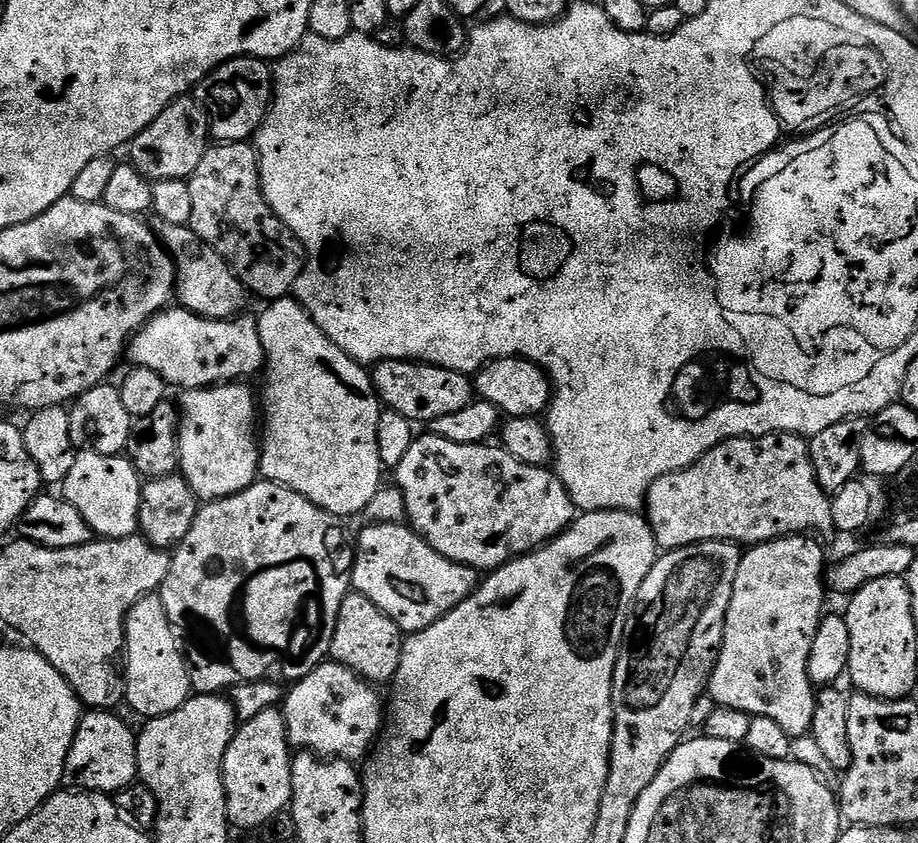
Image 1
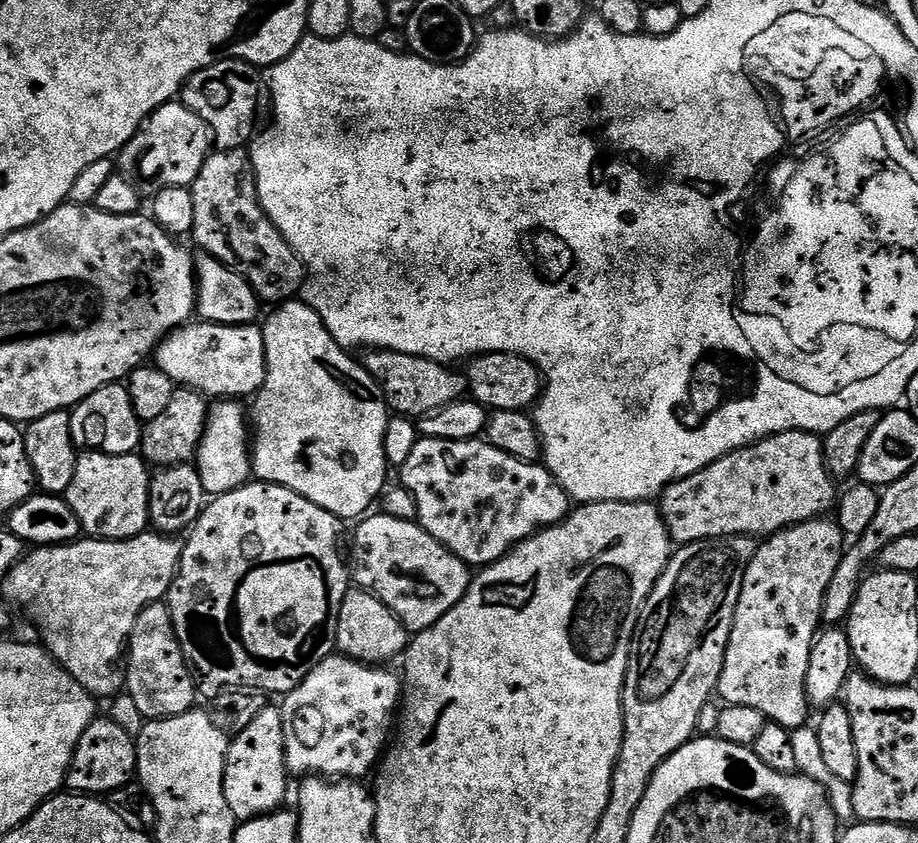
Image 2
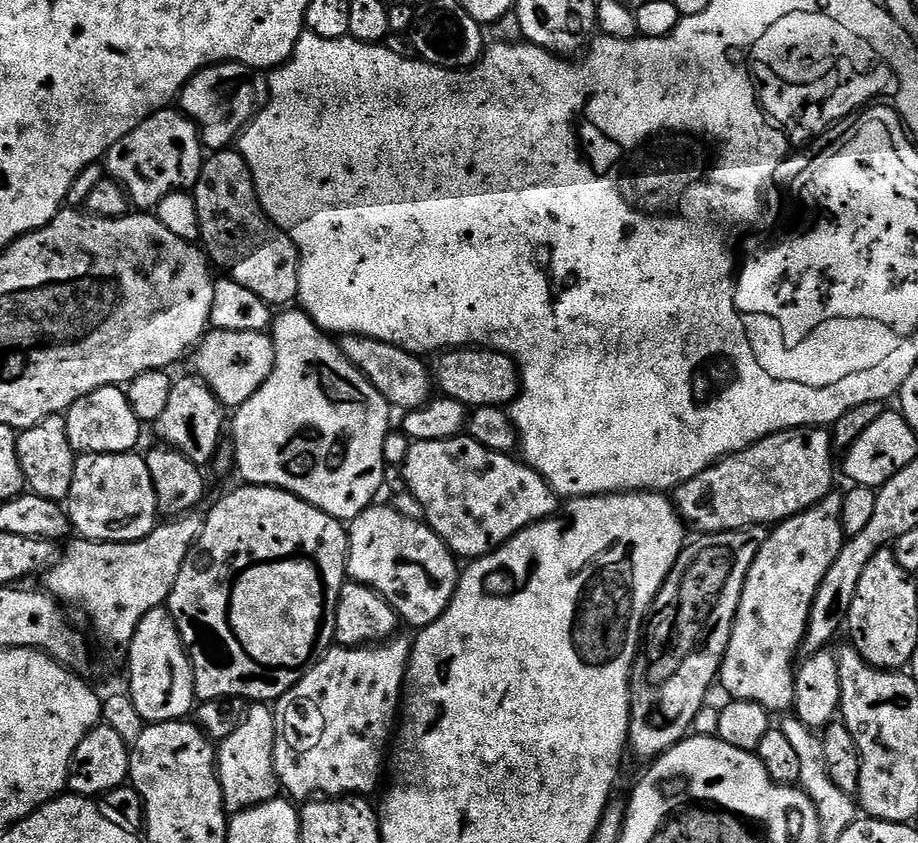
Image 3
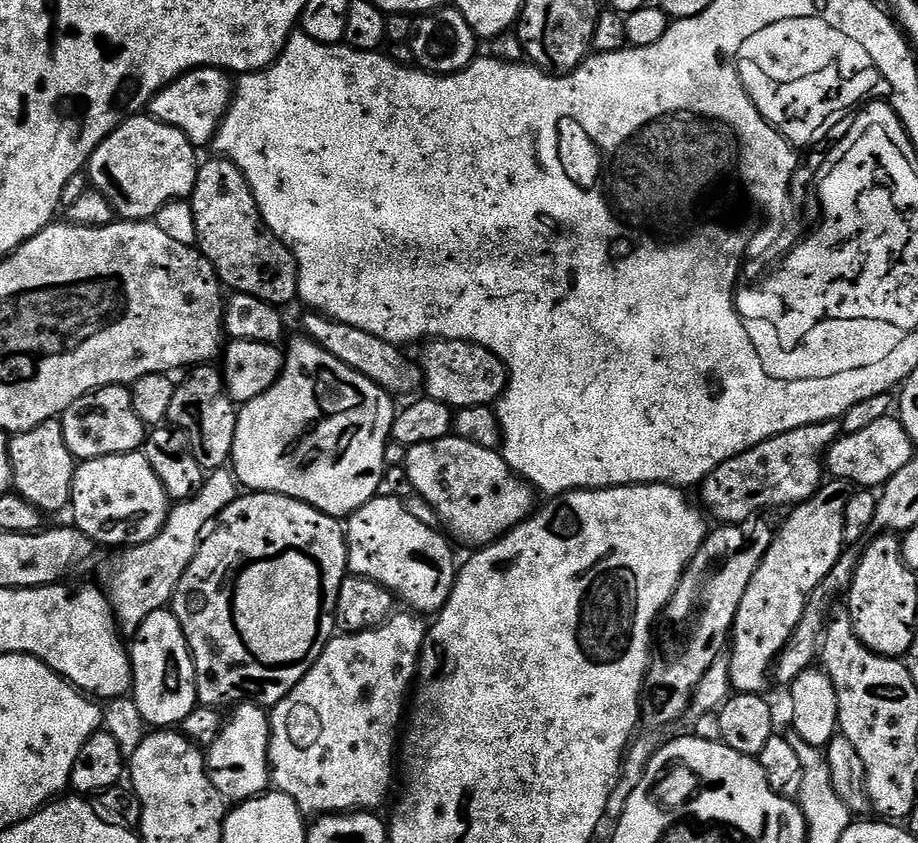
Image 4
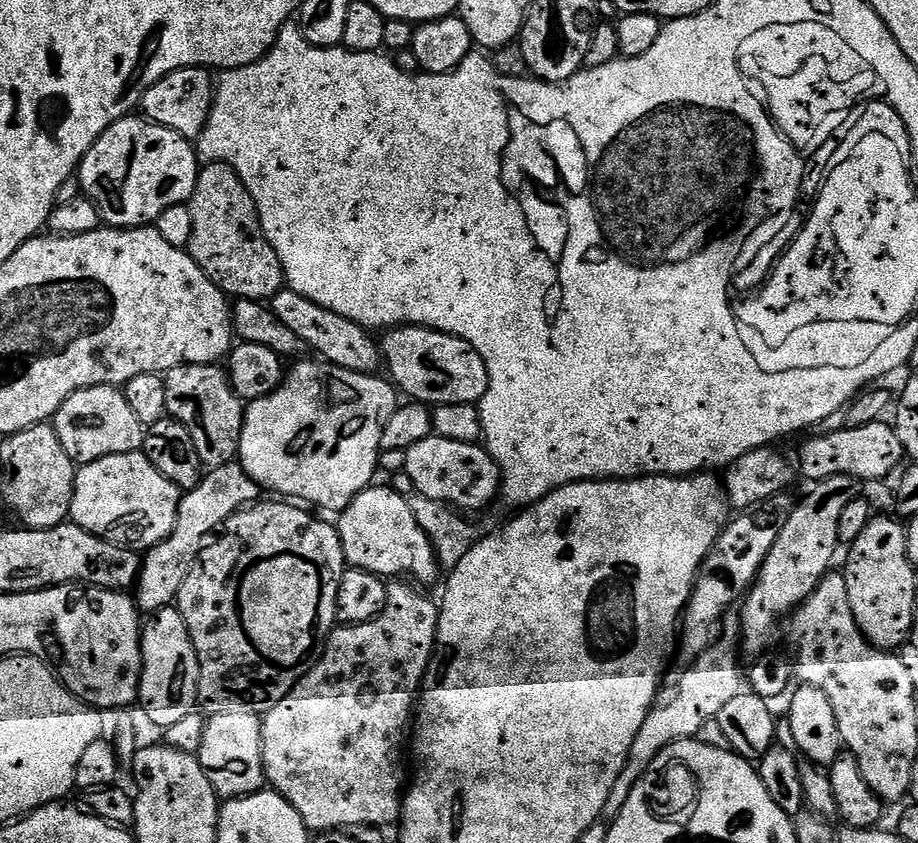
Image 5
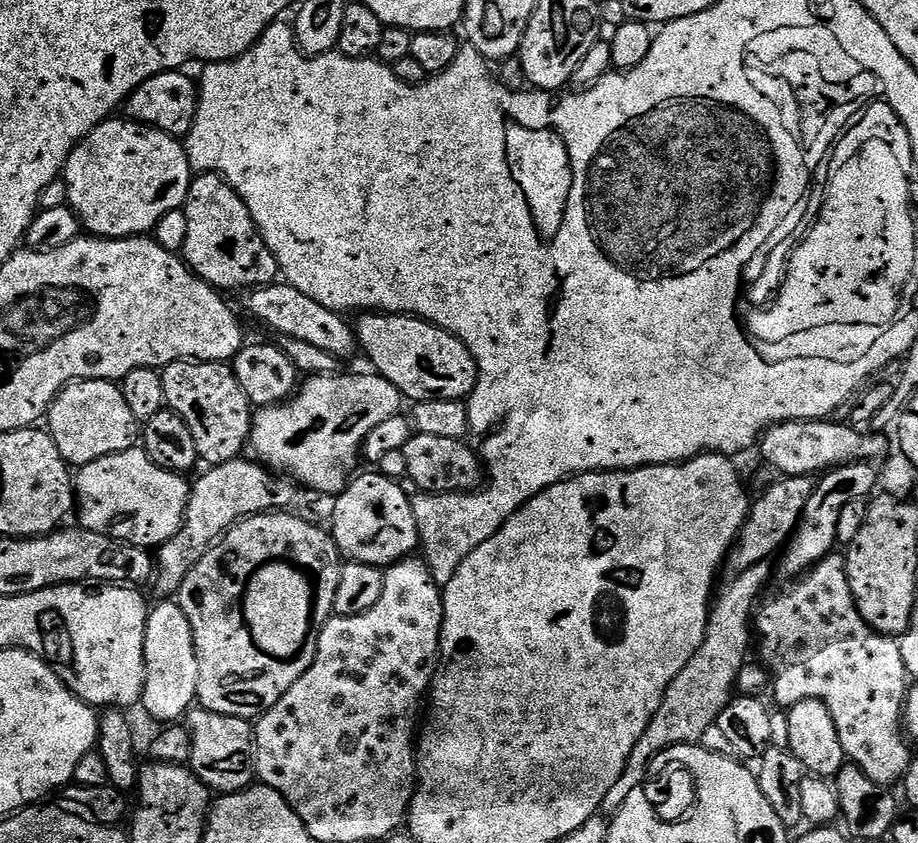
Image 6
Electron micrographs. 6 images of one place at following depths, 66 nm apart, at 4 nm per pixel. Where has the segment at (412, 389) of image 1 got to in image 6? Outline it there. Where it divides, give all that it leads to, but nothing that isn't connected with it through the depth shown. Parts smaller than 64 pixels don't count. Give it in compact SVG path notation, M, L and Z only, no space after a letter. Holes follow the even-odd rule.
M286 282L268 284L247 293L248 308L268 328L273 328L280 336L298 338L301 342L310 342L310 346L318 346L318 350L326 350L326 354L334 354L338 358L357 355L358 341L355 327L347 324L345 317L334 310L326 310L326 306L314 302L314 298L306 298L302 290L290 286Z

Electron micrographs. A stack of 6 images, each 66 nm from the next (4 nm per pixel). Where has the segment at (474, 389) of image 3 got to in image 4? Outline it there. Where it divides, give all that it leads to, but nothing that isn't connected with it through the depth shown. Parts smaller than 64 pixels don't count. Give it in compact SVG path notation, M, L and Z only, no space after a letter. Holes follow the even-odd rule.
M429 339L420 352L420 376L424 379L427 399L438 400L453 410L492 406L504 391L506 374L492 352L465 340Z

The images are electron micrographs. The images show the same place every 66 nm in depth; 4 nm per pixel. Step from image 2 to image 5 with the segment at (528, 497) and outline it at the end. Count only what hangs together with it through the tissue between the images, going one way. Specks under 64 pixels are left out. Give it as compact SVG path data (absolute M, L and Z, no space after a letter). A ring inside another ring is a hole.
M435 434L408 448L404 472L419 495L465 513L486 507L502 488L500 468L492 461L487 447L479 443L454 442Z

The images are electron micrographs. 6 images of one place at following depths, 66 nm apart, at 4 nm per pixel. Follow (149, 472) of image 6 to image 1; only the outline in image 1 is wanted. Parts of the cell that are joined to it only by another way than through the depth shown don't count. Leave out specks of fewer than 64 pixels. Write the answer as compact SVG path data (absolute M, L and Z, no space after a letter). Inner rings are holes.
M77 451L74 467L62 485L65 500L86 518L97 537L117 540L137 535L140 527L140 490L142 477L127 455L107 456Z

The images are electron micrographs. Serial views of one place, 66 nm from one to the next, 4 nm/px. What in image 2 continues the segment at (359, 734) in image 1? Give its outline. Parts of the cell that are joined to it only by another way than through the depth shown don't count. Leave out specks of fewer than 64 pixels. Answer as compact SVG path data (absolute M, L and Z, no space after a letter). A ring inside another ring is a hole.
M333 654L323 660L308 677L283 697L284 765L293 777L322 776L359 781L373 771L394 732L394 717L402 699L402 680L388 666L363 664L348 656Z

